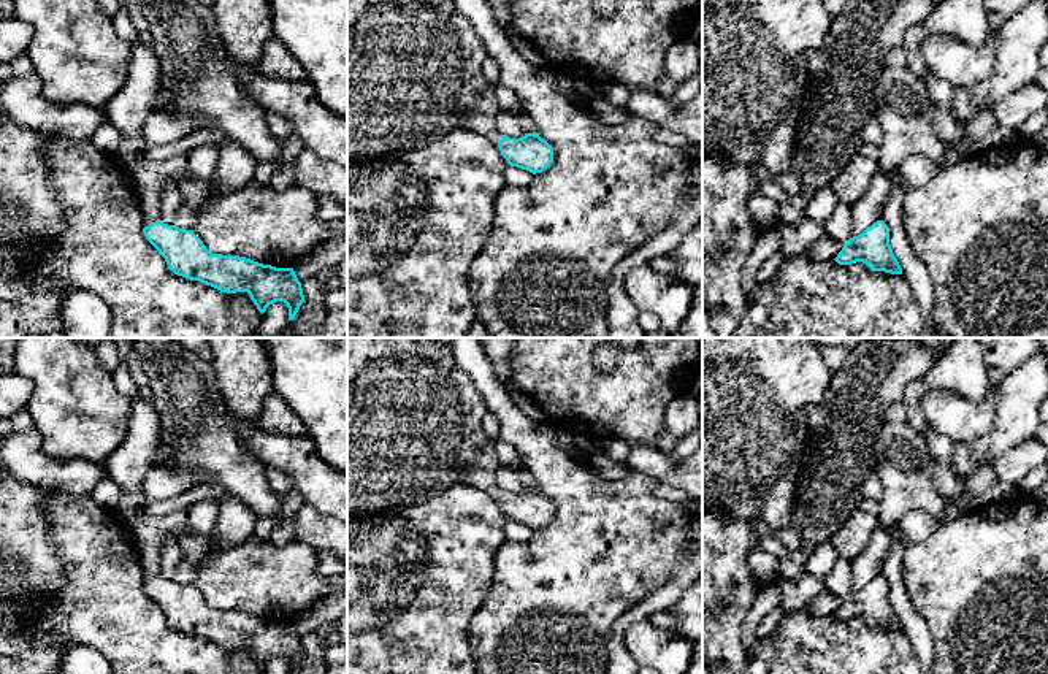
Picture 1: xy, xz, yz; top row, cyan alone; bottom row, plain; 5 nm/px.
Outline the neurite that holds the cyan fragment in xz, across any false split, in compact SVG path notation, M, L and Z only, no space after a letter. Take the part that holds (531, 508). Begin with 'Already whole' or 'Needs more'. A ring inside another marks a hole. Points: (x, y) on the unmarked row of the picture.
Needs more. M347 338L347 515L384 514L393 509L404 509L411 504L426 503L442 493L450 484L469 484L491 495L511 522L526 525L533 530L542 528L553 517L553 503L539 488L525 488L522 493L509 493L496 482L499 458L484 428L482 419L487 403L477 390L472 377L455 362L450 346L434 338Z

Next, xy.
Needs more. M203 500L165 517L140 511L125 520L141 561L143 588L174 630L227 649L247 647L262 669L270 660L284 657L289 674L295 674L304 650L293 623L276 623L239 611L212 609L192 585L159 574L160 552L166 539L179 541L187 533L208 536L219 514L219 500Z

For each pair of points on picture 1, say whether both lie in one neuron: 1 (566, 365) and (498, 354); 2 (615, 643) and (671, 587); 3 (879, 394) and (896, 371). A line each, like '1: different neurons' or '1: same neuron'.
1: different neurons
2: same neuron
3: same neuron

